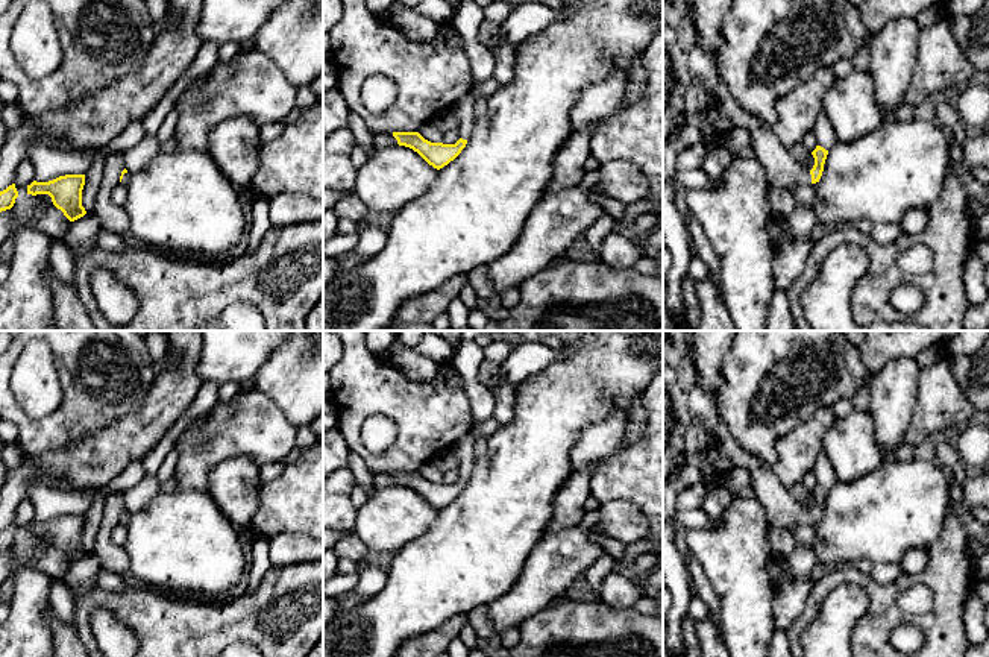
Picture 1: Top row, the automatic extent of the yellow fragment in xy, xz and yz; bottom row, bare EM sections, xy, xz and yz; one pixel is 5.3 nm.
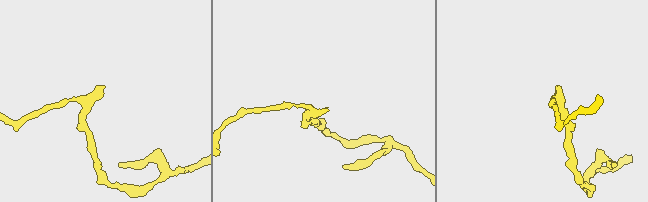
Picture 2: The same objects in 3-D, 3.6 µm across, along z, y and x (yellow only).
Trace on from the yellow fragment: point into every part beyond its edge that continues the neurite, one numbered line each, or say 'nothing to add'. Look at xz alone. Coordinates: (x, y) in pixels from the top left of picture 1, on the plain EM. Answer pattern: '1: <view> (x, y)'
1: xz (463, 449)

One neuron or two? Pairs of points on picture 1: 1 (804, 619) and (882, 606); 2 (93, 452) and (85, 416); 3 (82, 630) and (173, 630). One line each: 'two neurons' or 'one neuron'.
1: one neuron
2: two neurons
3: one neuron

